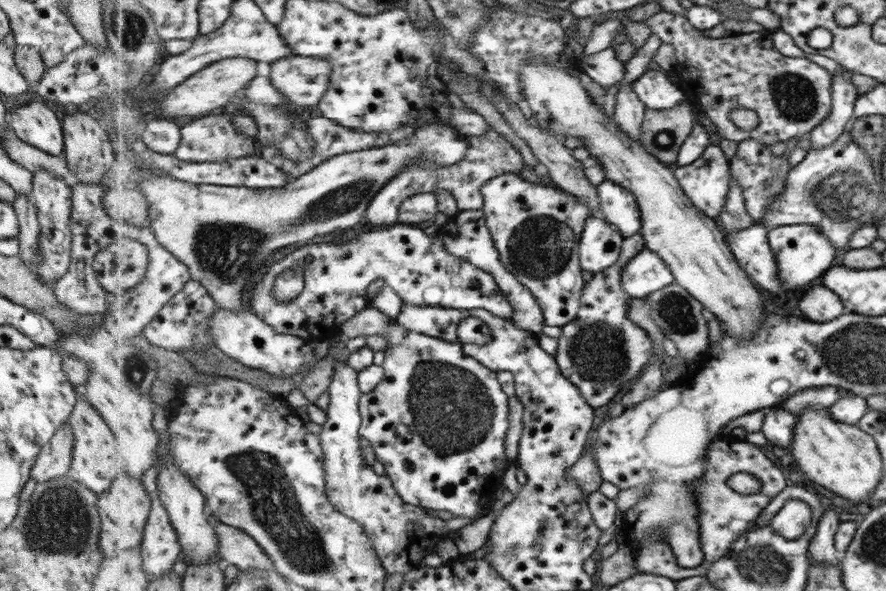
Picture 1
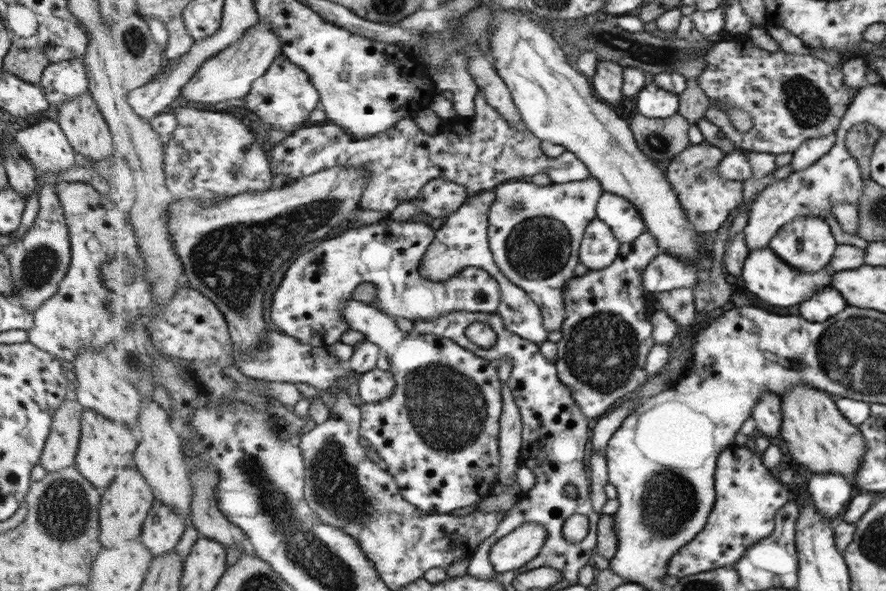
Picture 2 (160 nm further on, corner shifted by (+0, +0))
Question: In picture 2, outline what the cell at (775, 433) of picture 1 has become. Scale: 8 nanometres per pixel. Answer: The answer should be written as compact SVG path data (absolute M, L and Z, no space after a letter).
M767 391L759 399L752 414L757 429L769 437L779 436L782 426L781 412L780 396Z

